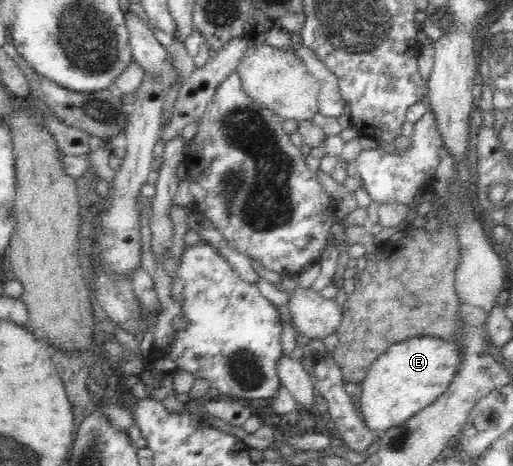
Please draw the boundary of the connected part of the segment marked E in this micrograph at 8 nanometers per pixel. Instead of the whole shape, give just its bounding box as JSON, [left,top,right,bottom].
[356,335,462,434]

